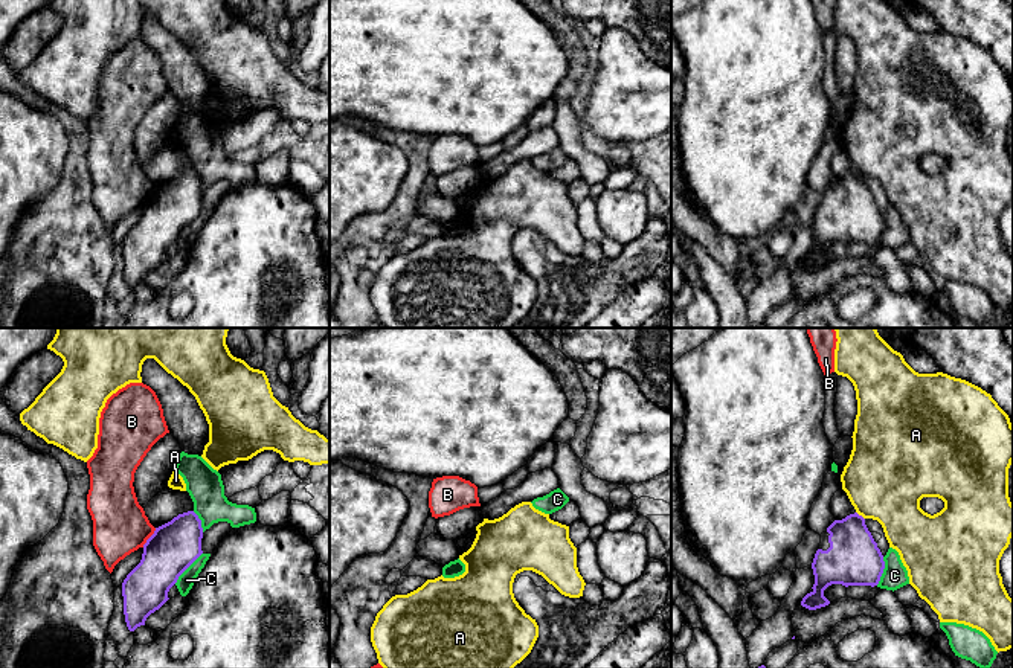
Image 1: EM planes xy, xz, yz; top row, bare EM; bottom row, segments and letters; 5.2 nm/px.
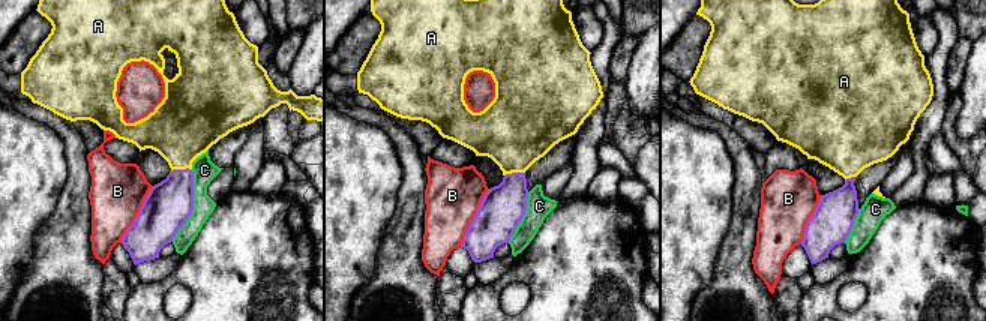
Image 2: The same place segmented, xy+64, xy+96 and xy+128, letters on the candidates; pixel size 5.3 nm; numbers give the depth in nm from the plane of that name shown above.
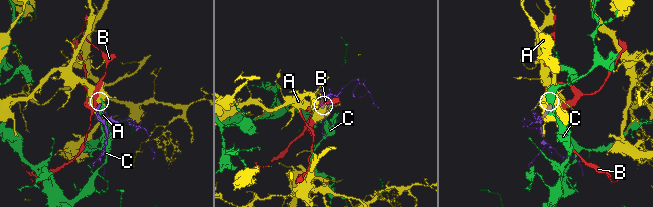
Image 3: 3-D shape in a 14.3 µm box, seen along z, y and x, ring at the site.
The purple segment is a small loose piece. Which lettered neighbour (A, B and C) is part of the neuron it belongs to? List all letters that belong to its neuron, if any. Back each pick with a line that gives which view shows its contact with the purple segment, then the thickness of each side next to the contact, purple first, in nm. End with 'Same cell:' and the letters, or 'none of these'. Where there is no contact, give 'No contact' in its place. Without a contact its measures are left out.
A: Touches purple in yz. Thickness 280 nm (purple) against 440 nm
Same cell: A

